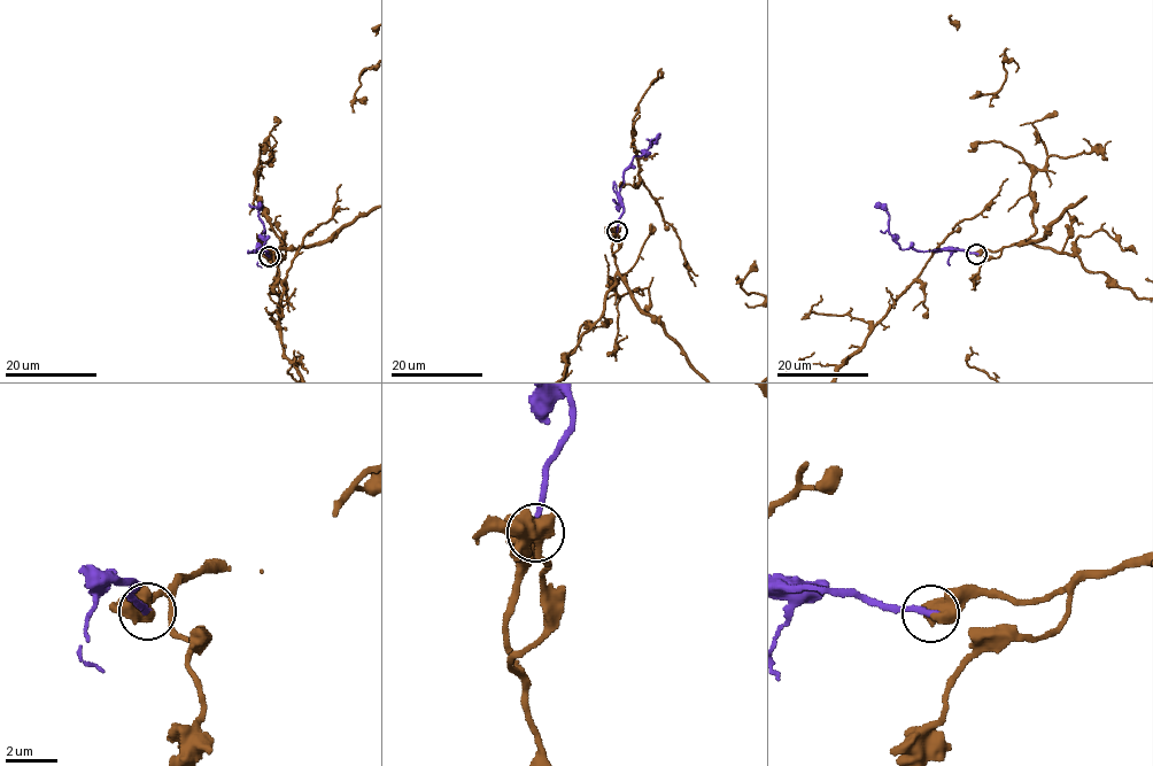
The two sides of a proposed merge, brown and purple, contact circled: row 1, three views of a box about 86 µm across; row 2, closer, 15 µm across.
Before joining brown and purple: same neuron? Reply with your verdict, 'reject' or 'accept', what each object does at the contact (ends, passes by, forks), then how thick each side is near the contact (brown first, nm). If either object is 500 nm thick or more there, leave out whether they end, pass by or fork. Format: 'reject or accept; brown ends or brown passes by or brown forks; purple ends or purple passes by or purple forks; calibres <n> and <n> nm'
accept; calibres 550 and 260 nm

